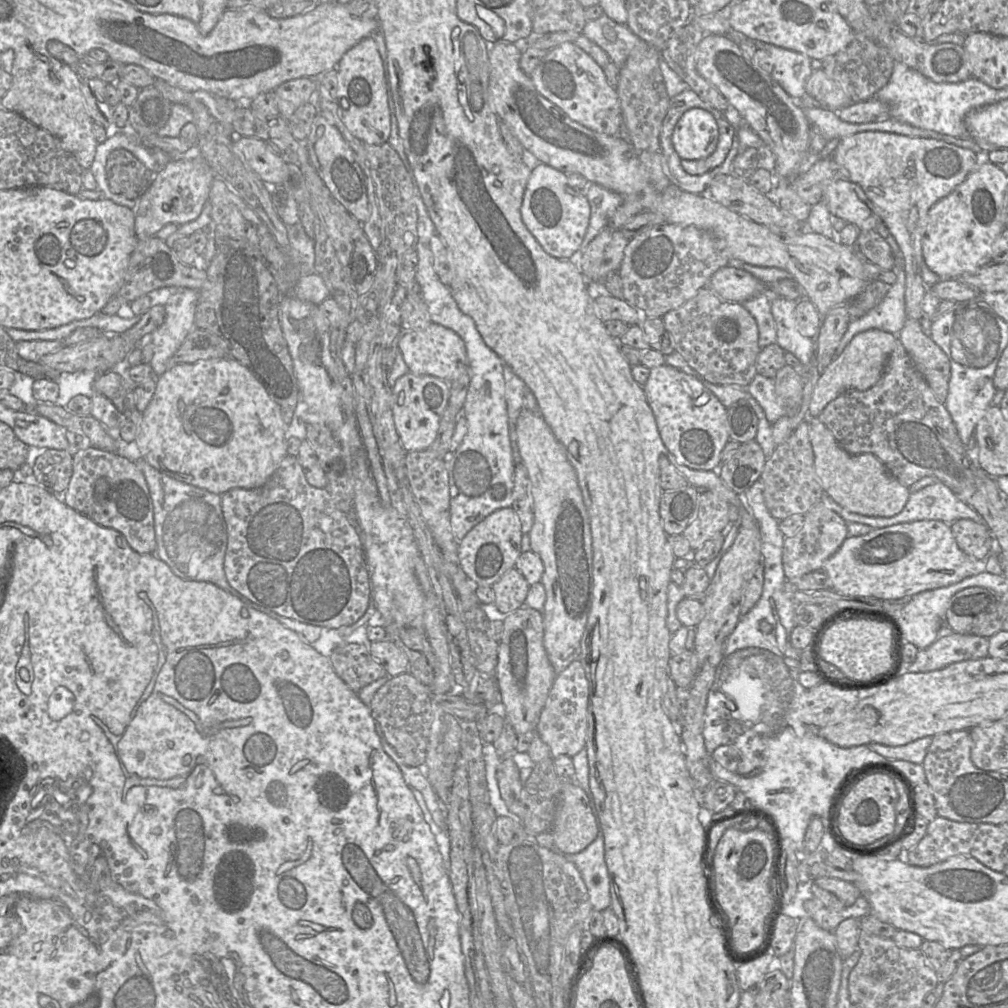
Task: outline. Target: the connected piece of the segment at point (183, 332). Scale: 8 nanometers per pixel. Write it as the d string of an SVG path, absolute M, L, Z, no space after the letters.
M180 288L164 305L166 311L164 323L151 335L145 335L141 339L154 345L153 358L149 364L155 378L164 374L172 365L172 357L195 328L195 311L199 296L198 289Z

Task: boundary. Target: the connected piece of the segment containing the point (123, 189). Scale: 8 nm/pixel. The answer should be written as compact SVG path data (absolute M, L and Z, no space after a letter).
M116 149L108 156L106 176L112 192L131 200L140 198L155 179L155 173L126 149Z

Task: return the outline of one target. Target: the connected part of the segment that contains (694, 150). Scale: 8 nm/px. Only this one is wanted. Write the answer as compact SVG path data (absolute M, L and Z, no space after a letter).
M702 109L687 110L674 127L673 147L681 159L698 160L710 156L718 143L718 125L714 116Z

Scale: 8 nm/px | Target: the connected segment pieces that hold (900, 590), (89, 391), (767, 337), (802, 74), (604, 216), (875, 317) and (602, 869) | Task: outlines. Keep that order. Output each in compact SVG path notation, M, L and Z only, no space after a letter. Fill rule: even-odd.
M921 520L872 529L862 536L848 536L837 552L826 561L823 570L830 579L831 589L842 595L898 600L947 587L984 572L985 560L971 558L959 548L950 524L939 520Z
M89 370L89 371L81 371L81 372L74 372L74 373L63 372L59 374L58 377L54 379L54 381L59 386L59 395L55 404L57 406L66 407L69 400L74 396L84 395L84 396L91 397L93 395L94 381L99 376L99 374L103 374L103 373L105 372L97 372L97 371Z
M763 291L741 303L757 323L760 349L777 342L776 326L770 303L771 294L769 291Z
M755 40L755 45L757 49L763 49L770 55L774 64L771 76L791 98L806 94L805 84L813 71L811 58L759 40ZM795 65L800 66L799 73L795 73Z
M588 183L587 188L580 193L590 204L589 225L579 248L579 251L584 253L593 238L607 227L624 197L596 183Z
M893 268L896 282L890 285L890 289L881 302L868 311L864 316L850 321L847 330L840 340L834 354L835 360L844 351L852 338L869 329L879 329L898 335L904 326L905 315L905 273L903 268Z
M600 821L595 822L598 829L596 839L581 852L564 856L577 867L586 885L593 910L601 912L610 907L611 897L604 835Z

